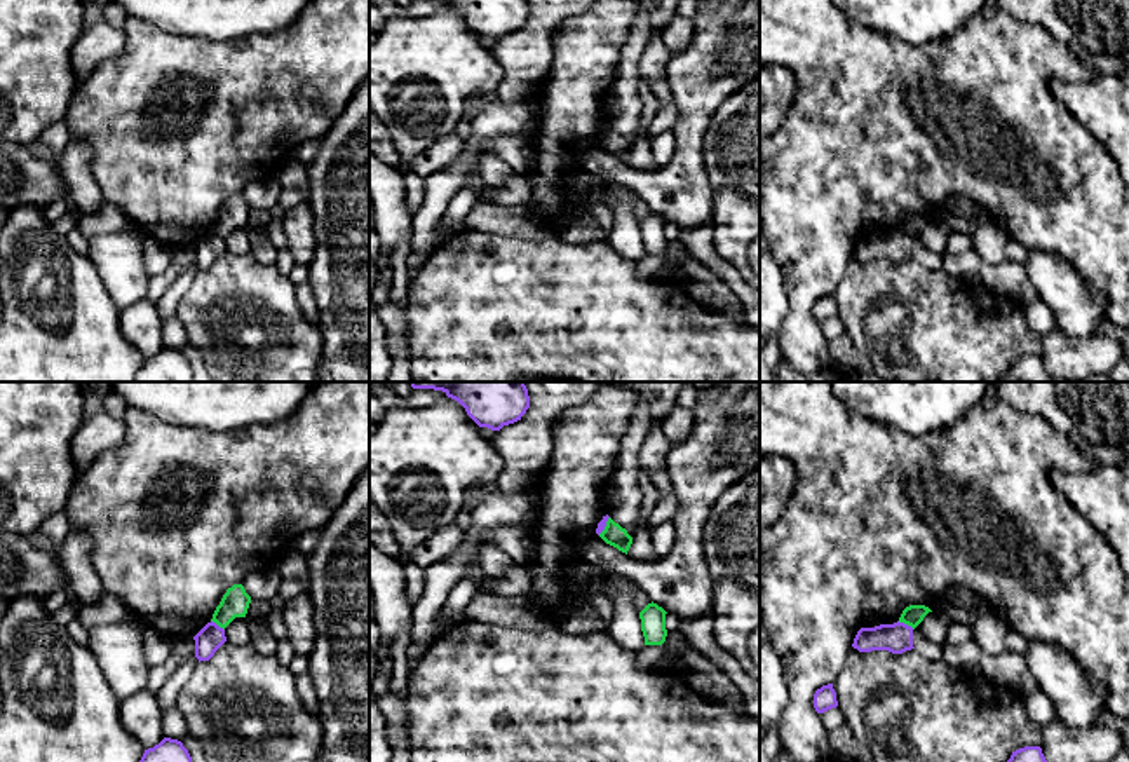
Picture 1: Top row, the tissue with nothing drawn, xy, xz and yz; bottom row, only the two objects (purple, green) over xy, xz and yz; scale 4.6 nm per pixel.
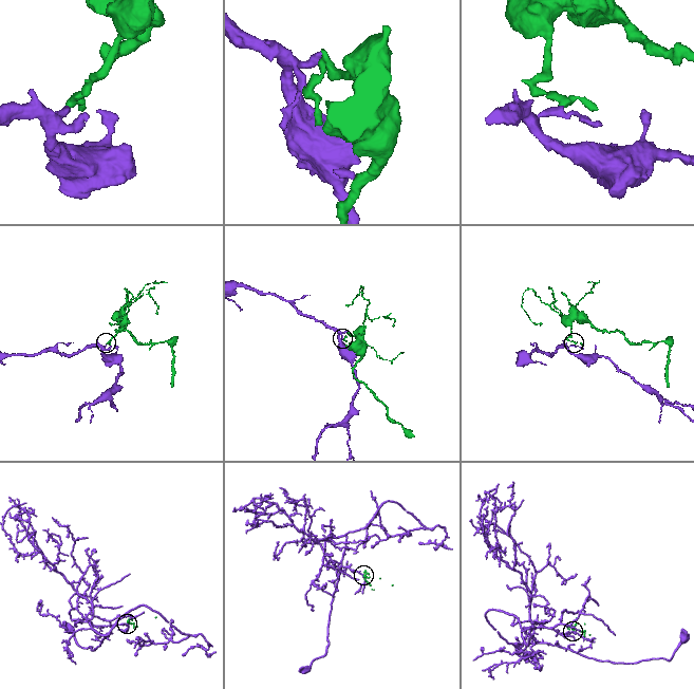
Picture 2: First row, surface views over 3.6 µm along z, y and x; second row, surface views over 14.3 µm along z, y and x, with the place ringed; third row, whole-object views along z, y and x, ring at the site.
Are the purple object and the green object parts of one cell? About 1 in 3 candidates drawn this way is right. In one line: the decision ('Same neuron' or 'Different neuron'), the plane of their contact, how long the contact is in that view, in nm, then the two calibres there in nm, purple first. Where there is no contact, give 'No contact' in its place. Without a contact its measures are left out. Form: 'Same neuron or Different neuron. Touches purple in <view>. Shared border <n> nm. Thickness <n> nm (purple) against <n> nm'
Different neuron. Touches purple in yz. Shared border 90 nm. Thickness 140 nm (purple) against 90 nm

